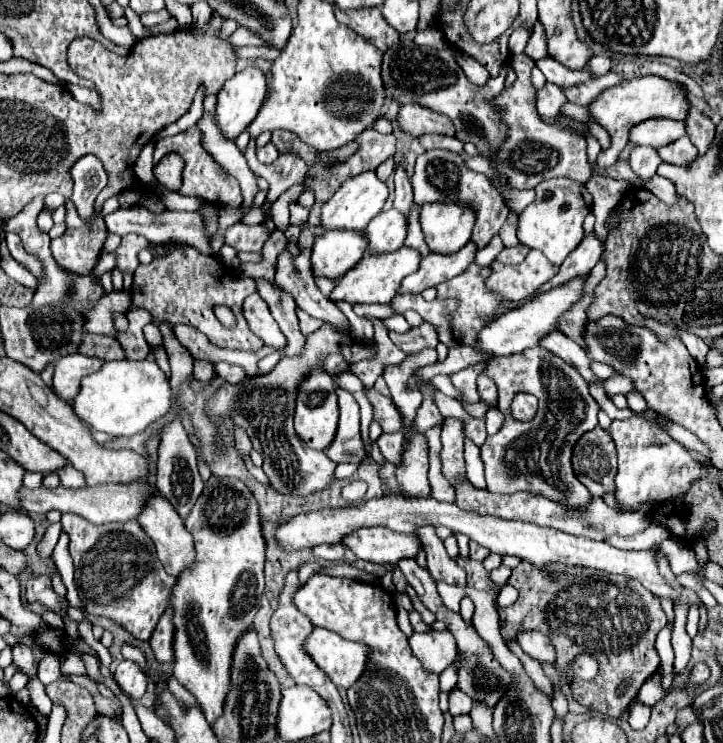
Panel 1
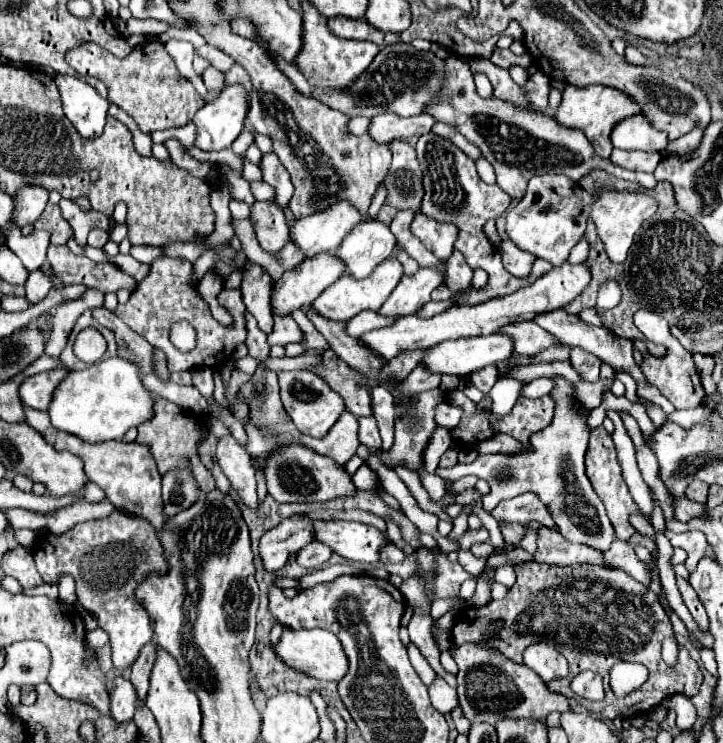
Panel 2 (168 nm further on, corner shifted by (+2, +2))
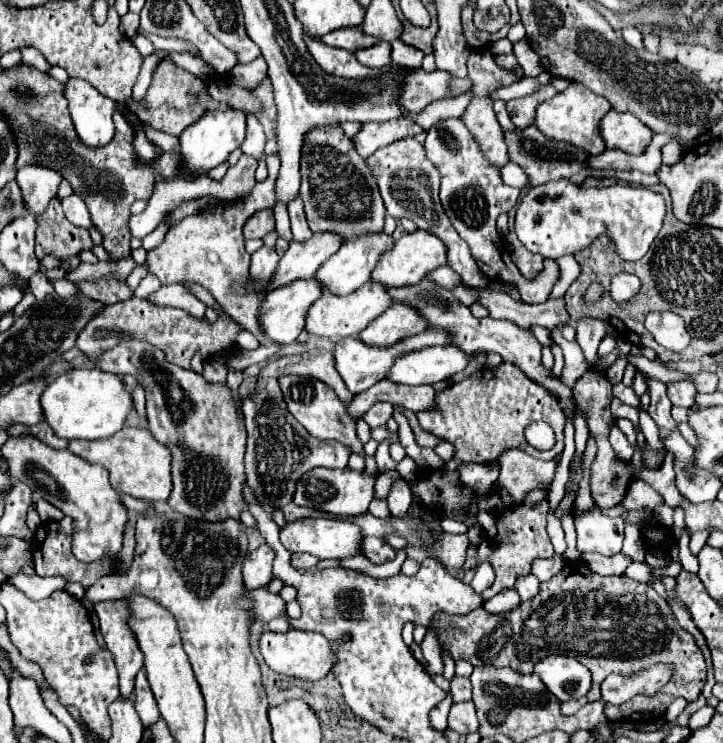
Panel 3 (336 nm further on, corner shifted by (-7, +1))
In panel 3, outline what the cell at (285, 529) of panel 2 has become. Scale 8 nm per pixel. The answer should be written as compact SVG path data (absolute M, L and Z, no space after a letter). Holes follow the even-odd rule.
M262 544L258 550L250 552L242 564L244 588L252 590L266 586L272 578L272 562L274 562L274 552L270 552L268 544Z

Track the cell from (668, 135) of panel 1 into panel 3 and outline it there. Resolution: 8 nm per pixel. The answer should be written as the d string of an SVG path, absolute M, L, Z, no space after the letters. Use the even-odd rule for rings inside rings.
M610 110L600 120L600 136L608 150L622 150L626 154L642 154L652 140L650 128L646 128L636 116Z

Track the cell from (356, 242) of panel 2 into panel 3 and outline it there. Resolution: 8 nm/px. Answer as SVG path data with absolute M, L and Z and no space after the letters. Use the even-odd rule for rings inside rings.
M380 232L378 236L360 236L358 240L348 240L346 244L340 246L340 250L330 256L330 260L326 260L314 274L314 280L320 282L322 290L328 294L350 294L354 290L358 290L362 284L366 284L370 280L370 272L374 270L374 264L378 262L378 256L382 256L382 252L386 252L392 246L392 236Z

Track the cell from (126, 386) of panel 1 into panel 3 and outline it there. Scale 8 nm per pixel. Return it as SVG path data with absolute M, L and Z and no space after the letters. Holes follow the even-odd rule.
M74 368L56 376L40 396L44 420L58 438L66 440L102 440L118 432L130 414L132 398L124 390L122 378L106 374L100 368Z

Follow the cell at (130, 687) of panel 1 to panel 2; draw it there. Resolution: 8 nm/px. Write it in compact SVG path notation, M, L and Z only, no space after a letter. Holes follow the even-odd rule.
M119 675L113 681L113 691L111 691L111 717L121 723L121 721L131 721L135 713L135 703L137 703L137 691L129 679Z

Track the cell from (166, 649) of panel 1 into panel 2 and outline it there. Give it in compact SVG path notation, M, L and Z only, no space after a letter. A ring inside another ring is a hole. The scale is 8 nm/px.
M151 641L151 643L147 643L141 649L141 655L133 663L133 669L131 669L131 677L129 679L133 681L139 699L145 699L145 695L147 695L149 675L151 675L151 669L155 665L155 659L157 659L157 645Z

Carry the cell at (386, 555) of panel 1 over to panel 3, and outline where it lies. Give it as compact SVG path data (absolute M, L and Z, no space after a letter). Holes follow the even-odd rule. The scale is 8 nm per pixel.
M304 518L288 522L284 528L280 528L280 540L288 552L306 552L318 558L346 558L362 554L358 544L362 542L360 528L348 520L338 518Z

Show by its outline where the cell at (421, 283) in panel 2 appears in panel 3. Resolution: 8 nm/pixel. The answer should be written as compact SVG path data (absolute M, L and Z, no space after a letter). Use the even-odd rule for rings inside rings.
M392 304L358 334L358 340L366 346L392 348L394 344L420 334L424 328L426 324L422 324L422 316L418 316L414 308L406 308L406 304Z

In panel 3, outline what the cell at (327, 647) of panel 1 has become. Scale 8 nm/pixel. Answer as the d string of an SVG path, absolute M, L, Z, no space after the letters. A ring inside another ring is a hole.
M290 628L284 634L262 632L258 644L260 644L260 654L262 654L264 662L268 664L270 670L274 670L278 674L296 676L302 680L320 680L334 666L334 654L330 650L330 642L322 634L304 632L304 630L296 630L296 628Z

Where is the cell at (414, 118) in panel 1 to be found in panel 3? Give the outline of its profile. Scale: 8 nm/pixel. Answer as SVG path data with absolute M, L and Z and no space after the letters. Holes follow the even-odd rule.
M400 116L388 122L380 122L380 124L362 124L360 132L352 138L352 144L362 158L368 158L378 148L384 148L386 144L406 138L406 136L416 136L420 132L422 128L416 122Z

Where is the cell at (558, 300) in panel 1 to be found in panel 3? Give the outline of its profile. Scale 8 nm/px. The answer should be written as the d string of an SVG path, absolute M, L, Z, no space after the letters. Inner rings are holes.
M452 344L410 350L394 360L384 378L408 386L436 384L450 378L450 374L464 370L470 356L472 354L466 354Z

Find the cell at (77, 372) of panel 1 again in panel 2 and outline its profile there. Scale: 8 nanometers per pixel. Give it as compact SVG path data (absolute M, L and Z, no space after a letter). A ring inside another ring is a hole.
M59 365L55 369L49 369L49 371L43 371L43 373L37 373L29 379L25 379L25 383L21 383L21 387L19 387L21 401L33 409L47 411L55 389L67 377L67 373L69 373L69 369Z

